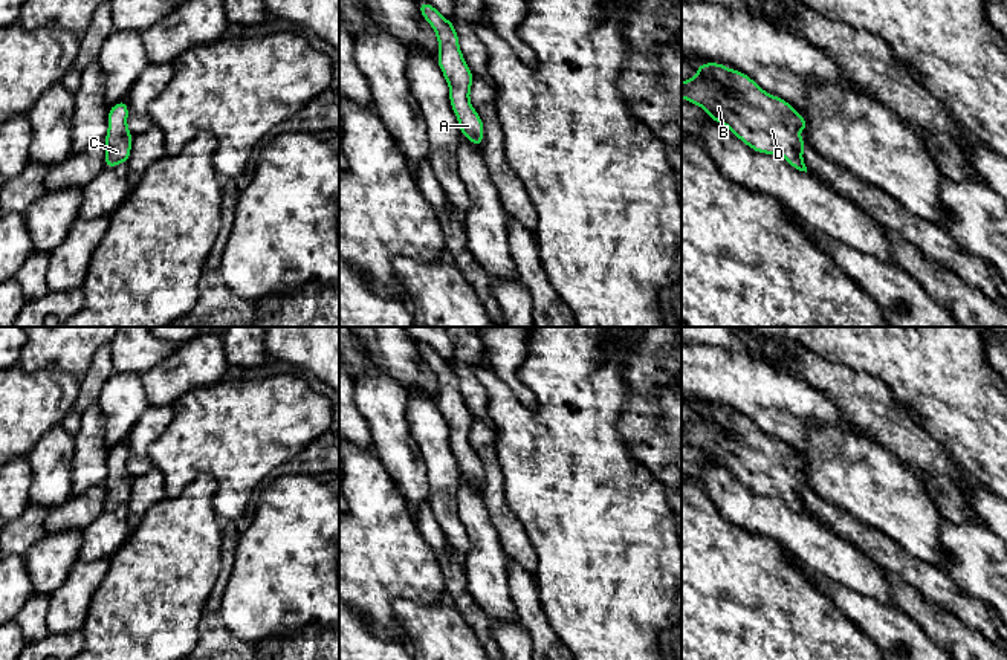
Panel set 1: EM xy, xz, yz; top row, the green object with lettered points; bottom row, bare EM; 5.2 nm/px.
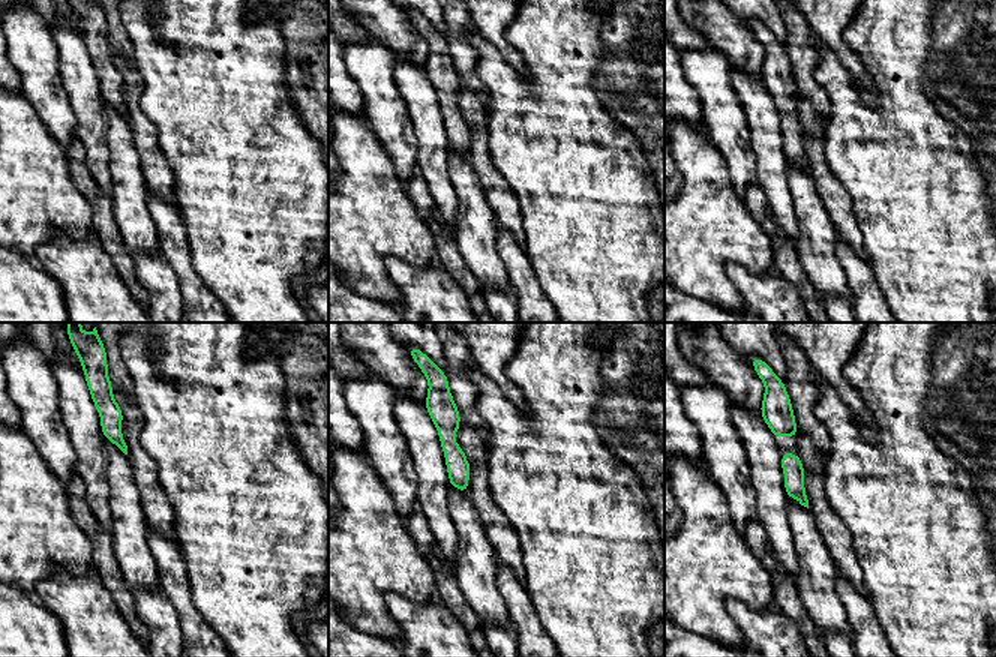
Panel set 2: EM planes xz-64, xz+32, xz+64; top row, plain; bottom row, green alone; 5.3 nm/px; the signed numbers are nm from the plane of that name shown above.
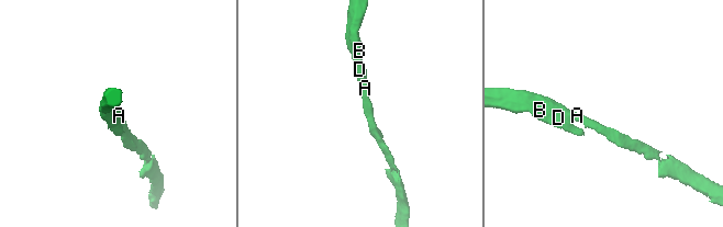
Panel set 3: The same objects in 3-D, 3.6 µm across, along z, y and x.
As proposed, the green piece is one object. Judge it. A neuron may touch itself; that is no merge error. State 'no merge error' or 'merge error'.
no merge error

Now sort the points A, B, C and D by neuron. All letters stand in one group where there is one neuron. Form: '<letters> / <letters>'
A B C D

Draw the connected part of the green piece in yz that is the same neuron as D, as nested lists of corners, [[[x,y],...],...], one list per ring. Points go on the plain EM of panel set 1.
[[[701,405],[694,420],[682,423],[682,440],[704,451],[709,461],[726,468],[753,493],[782,498],[790,509],[807,515],[802,501],[807,486],[798,474],[808,463],[746,416],[721,405]]]

